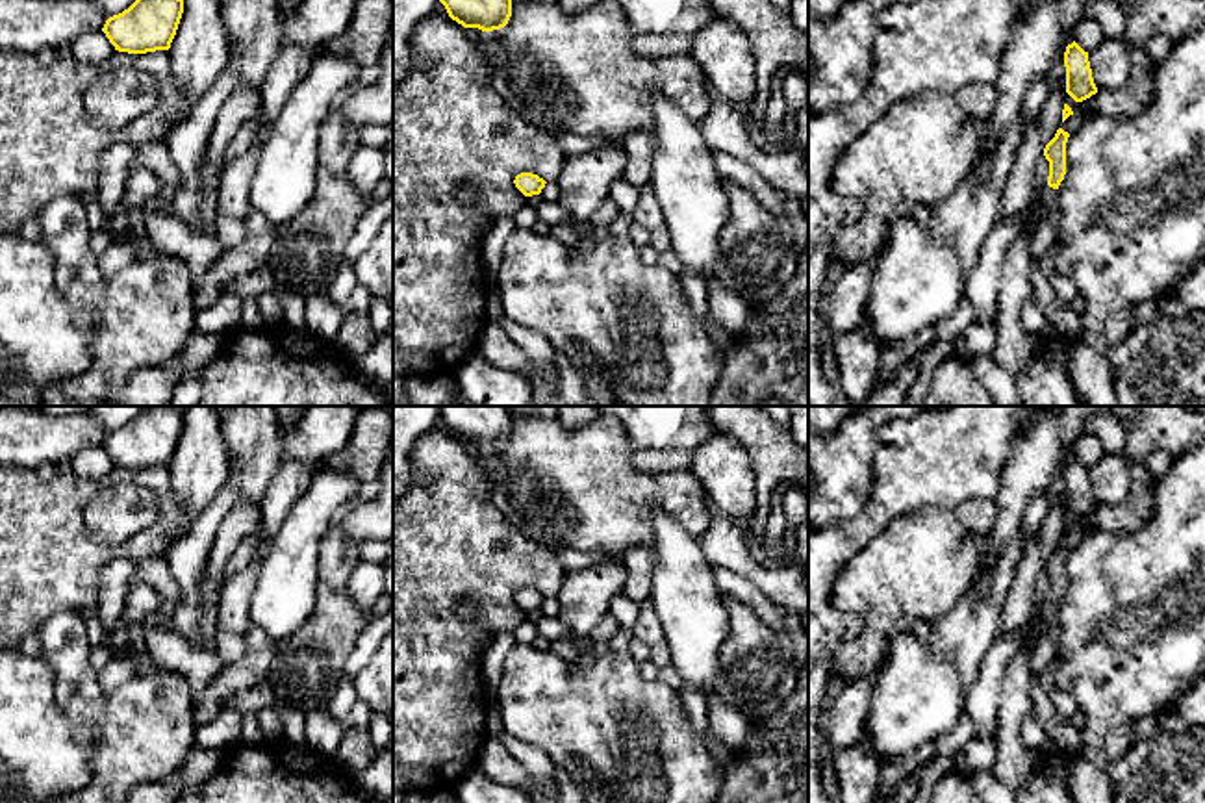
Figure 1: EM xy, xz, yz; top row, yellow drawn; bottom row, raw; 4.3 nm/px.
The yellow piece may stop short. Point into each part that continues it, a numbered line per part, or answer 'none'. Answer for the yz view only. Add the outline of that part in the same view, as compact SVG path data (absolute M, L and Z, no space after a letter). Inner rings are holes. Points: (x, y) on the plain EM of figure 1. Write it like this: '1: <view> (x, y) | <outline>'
1: yz (1050, 625) | M1046 601L1042 606L1042 625L1036 632L1031 632L1025 640L1025 653L1027 658L1034 653L1034 645L1040 634L1046 634L1053 640L1060 640L1062 629L1060 629L1060 616L1059 616L1059 605L1053 605Z

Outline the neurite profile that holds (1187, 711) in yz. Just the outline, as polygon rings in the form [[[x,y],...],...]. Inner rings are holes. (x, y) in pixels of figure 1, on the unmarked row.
[[[1205,671],[1192,686],[1155,714],[1164,733],[1183,733],[1198,725],[1205,727]]]

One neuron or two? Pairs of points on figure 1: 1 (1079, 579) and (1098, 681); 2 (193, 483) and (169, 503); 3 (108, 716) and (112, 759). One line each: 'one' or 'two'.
1: one
2: two
3: one

